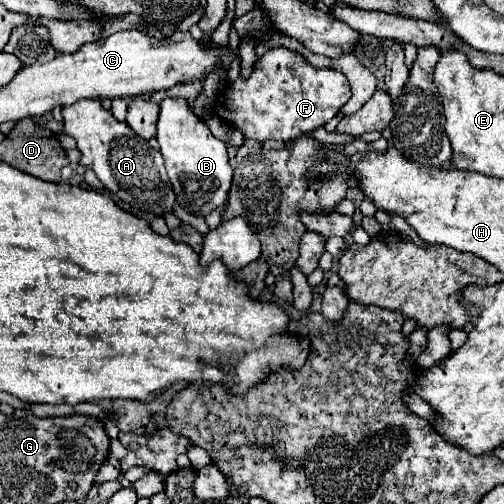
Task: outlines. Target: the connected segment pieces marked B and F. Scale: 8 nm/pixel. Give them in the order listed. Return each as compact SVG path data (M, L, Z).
M166 97L160 103L156 123L156 139L166 163L166 171L176 193L176 201L192 215L206 217L228 199L232 185L232 167L228 161L226 143L212 135L210 127L190 109L182 97Z
M284 47L266 51L258 67L252 69L248 81L234 81L222 97L218 97L214 111L218 117L234 125L256 141L280 139L290 141L326 125L350 99L348 79L334 69L318 69L296 57Z

